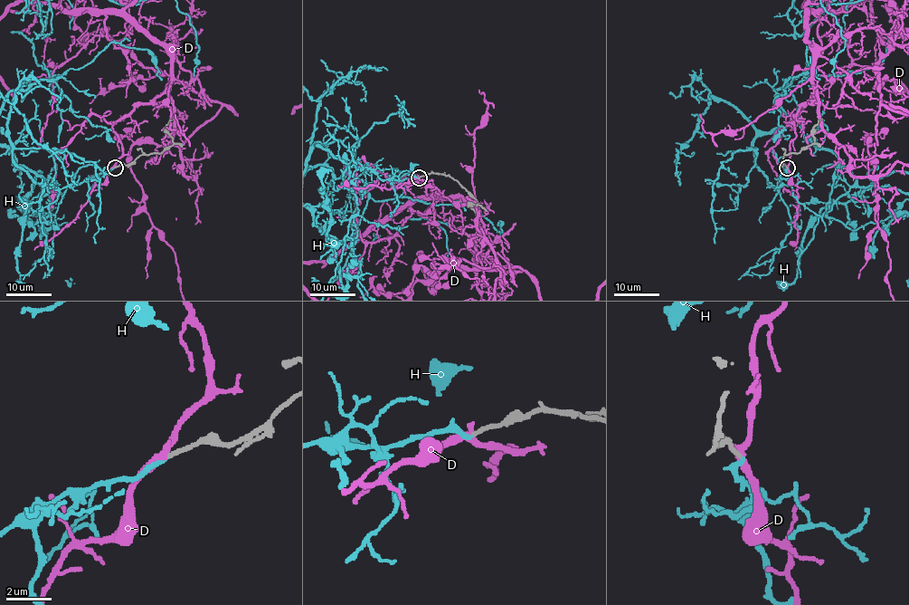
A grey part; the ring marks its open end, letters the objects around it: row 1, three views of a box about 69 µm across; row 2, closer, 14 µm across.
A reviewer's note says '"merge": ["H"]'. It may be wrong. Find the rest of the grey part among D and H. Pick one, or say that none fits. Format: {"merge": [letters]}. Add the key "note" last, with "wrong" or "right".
{"merge": ["H"], "note": "right"}

